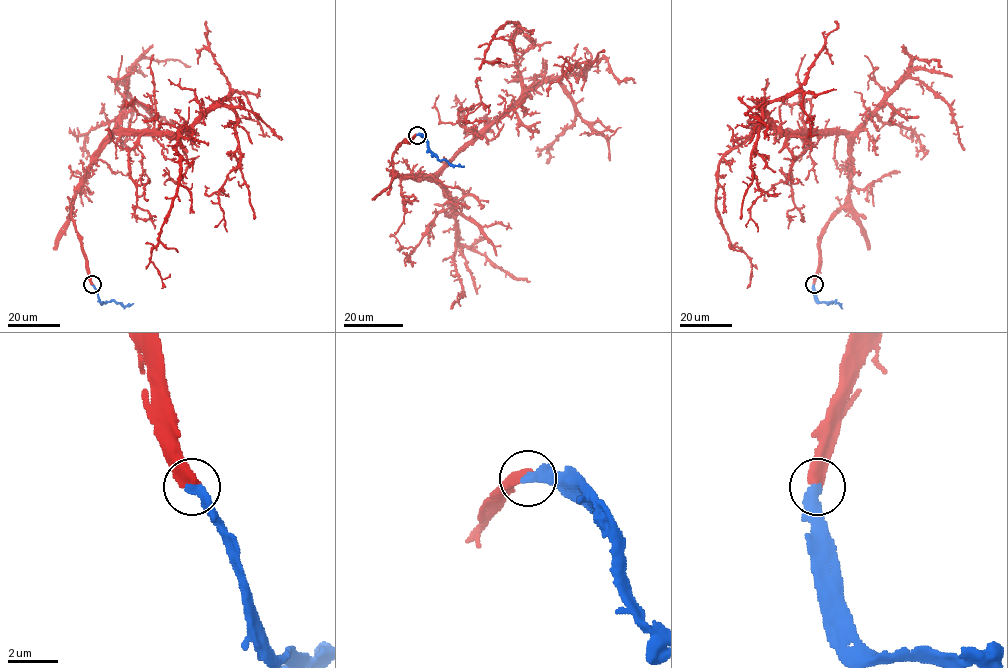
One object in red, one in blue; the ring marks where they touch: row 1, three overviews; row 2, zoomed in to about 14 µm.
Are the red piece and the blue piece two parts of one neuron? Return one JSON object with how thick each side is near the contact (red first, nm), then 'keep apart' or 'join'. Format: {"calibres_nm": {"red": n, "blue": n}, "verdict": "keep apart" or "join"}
{"calibres_nm": {"red": 480, "blue": 440}, "verdict": "join"}

